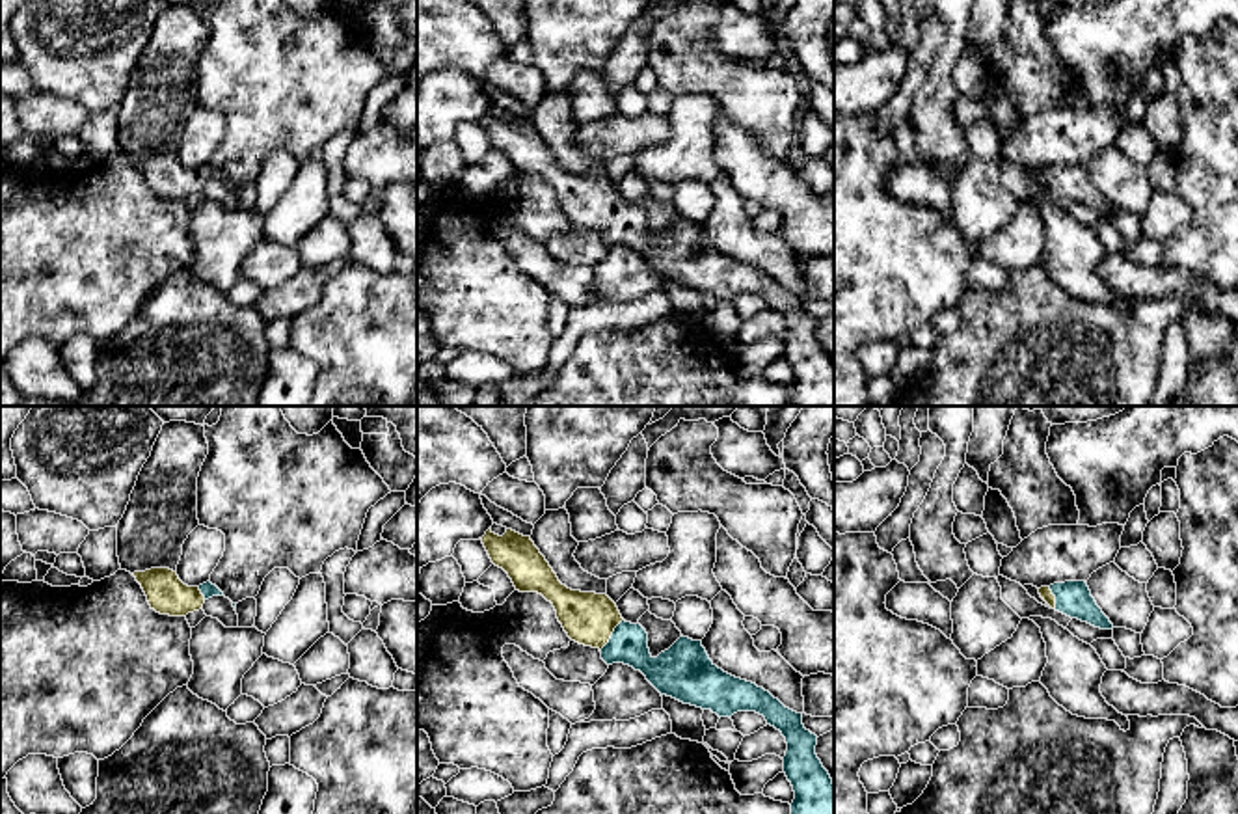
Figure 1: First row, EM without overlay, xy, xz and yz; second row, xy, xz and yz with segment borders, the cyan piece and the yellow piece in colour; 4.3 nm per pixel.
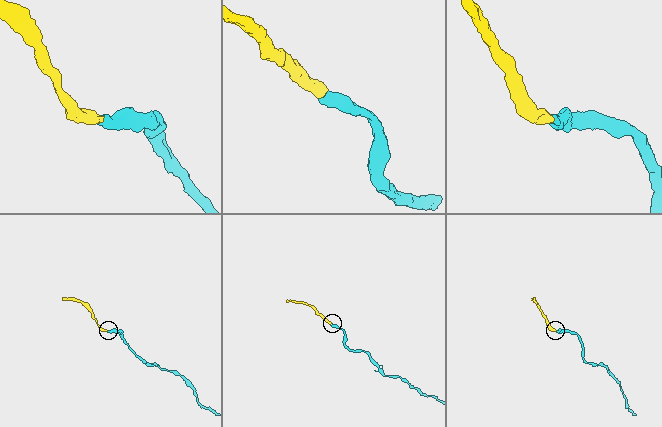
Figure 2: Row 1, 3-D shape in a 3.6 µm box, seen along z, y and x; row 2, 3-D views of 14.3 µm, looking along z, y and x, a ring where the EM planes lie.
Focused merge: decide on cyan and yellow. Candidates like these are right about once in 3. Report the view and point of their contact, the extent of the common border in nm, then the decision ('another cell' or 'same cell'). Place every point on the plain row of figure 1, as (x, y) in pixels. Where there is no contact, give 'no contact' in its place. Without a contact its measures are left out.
xz (611, 218) | 170 nm | same cell

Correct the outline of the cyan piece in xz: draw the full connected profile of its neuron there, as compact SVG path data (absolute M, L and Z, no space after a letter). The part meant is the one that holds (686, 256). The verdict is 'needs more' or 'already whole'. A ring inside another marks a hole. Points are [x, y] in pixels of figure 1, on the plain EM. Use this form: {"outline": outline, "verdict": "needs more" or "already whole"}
{"outline": "M488 112L480 123L491 145L508 156L516 173L538 175L551 184L568 220L579 227L598 231L607 248L629 248L640 253L661 278L702 292L711 292L719 300L732 300L737 294L756 294L763 298L767 307L780 313L787 326L784 356L795 374L791 406L834 406L834 365L815 337L817 319L804 311L802 296L786 291L763 270L719 251L709 242L702 224L680 220L668 233L653 240L648 231L648 216L640 207L626 205L607 177L572 173L562 168L531 119L523 119L512 112L506 112L506 115L499 119Z", "verdict": "needs more"}

